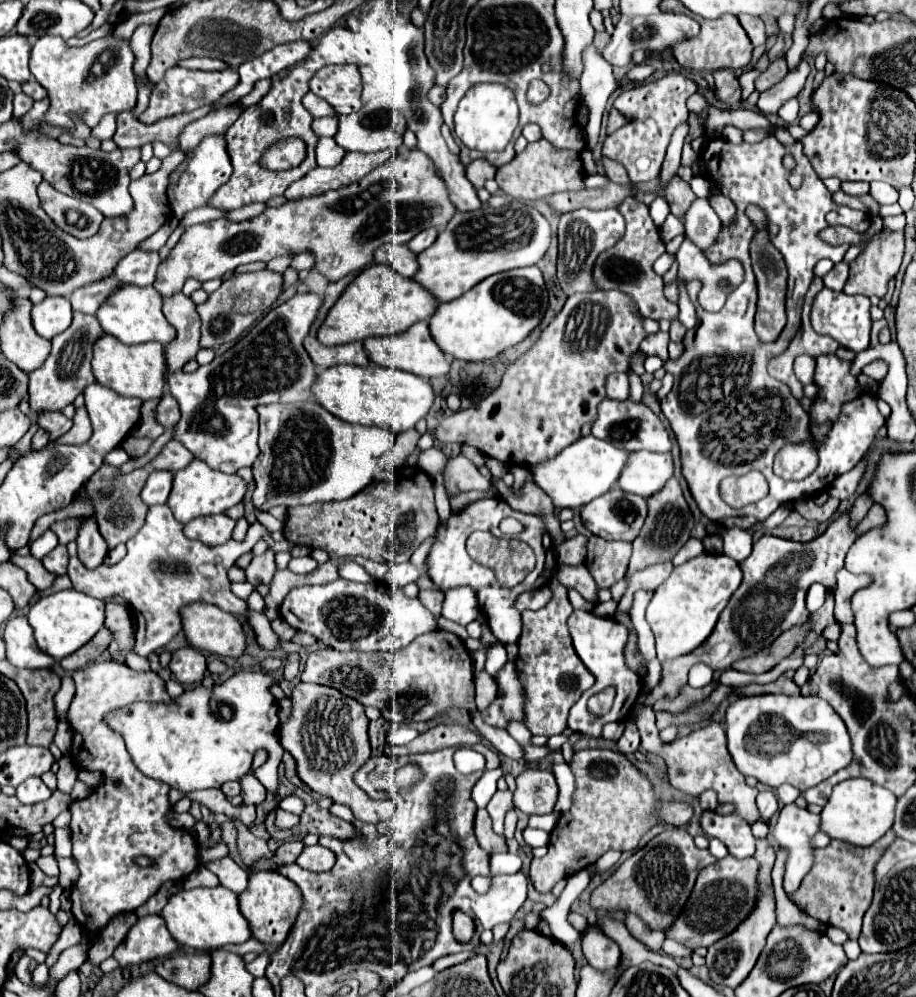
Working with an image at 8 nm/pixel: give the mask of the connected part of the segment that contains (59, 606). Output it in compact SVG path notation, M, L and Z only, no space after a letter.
M66 589L40 597L28 611L30 627L34 629L34 639L38 647L54 659L64 659L82 645L86 645L104 627L104 601L84 595L76 589Z

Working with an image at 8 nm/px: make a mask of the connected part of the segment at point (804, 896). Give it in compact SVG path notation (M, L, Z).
M888 831L882 839L878 839L870 847L856 847L840 841L830 841L824 849L816 849L812 869L806 873L800 889L792 895L792 903L796 903L804 913L818 919L824 925L838 927L848 933L850 939L858 939L862 917L872 901L872 889L874 889L874 865L876 859L884 853L884 847L888 847L896 837L892 831Z

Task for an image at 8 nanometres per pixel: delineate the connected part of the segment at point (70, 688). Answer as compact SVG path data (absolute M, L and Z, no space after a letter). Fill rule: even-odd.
M62 677L62 687L60 691L54 695L54 705L56 705L56 715L60 719L66 721L66 713L68 713L68 707L70 707L70 701L74 699L74 681L72 677Z

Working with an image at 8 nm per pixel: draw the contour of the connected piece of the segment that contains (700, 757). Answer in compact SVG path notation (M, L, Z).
M644 687L642 693L638 695L638 701L636 701L634 721L636 721L636 727L638 727L640 737L642 737L642 749L646 753L658 753L666 761L668 773L670 773L670 783L688 795L700 795L706 789L714 789L718 793L718 803L734 803L736 813L740 817L744 817L750 825L756 823L760 819L760 811L758 811L756 801L754 801L758 795L758 789L748 787L744 781L744 775L736 769L736 765L726 749L726 733L724 733L722 725L710 723L708 727L696 729L690 735L680 737L674 743L662 743L658 737L658 727L654 723L652 705L642 705L648 695L650 695L650 687Z

